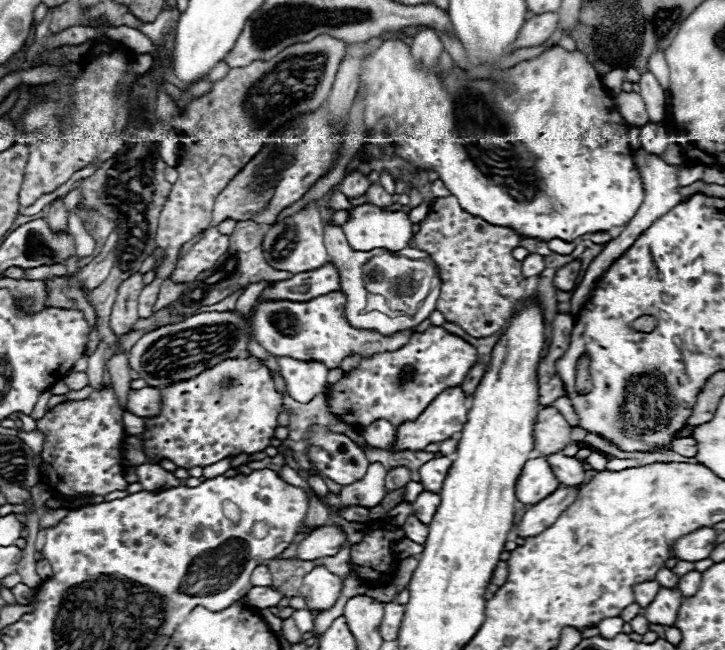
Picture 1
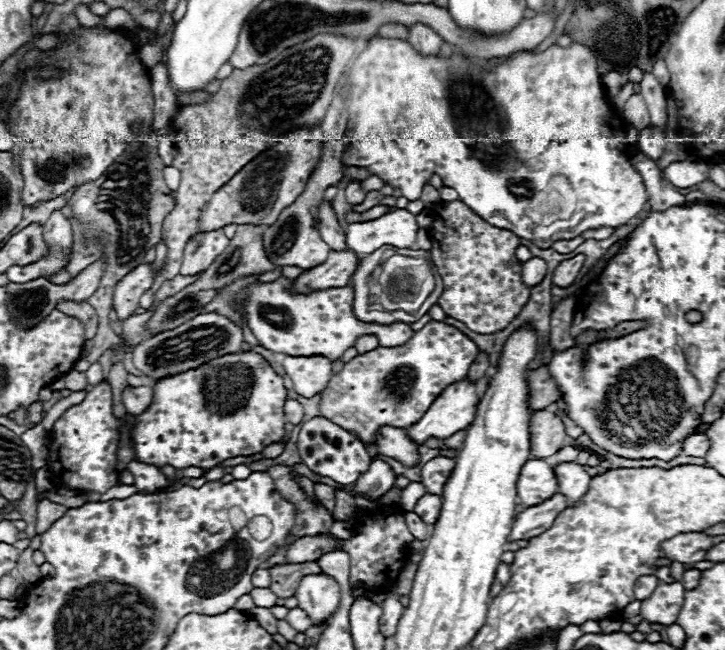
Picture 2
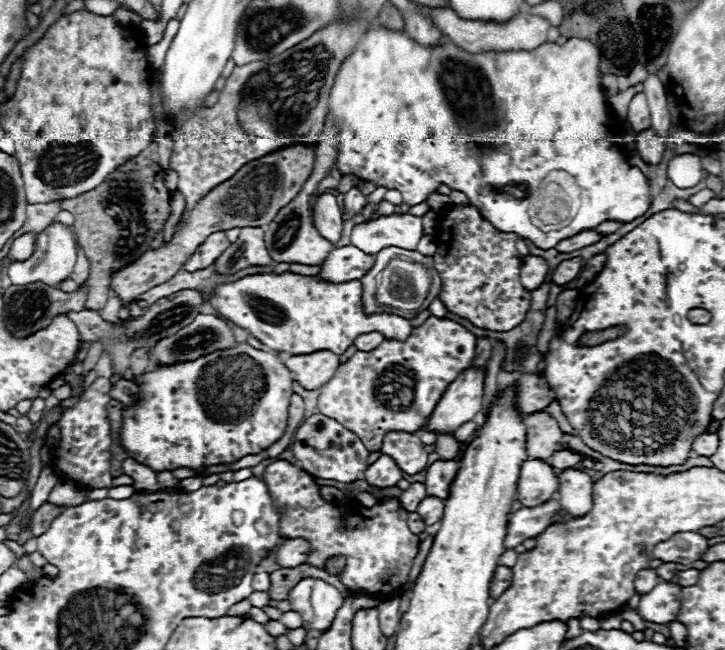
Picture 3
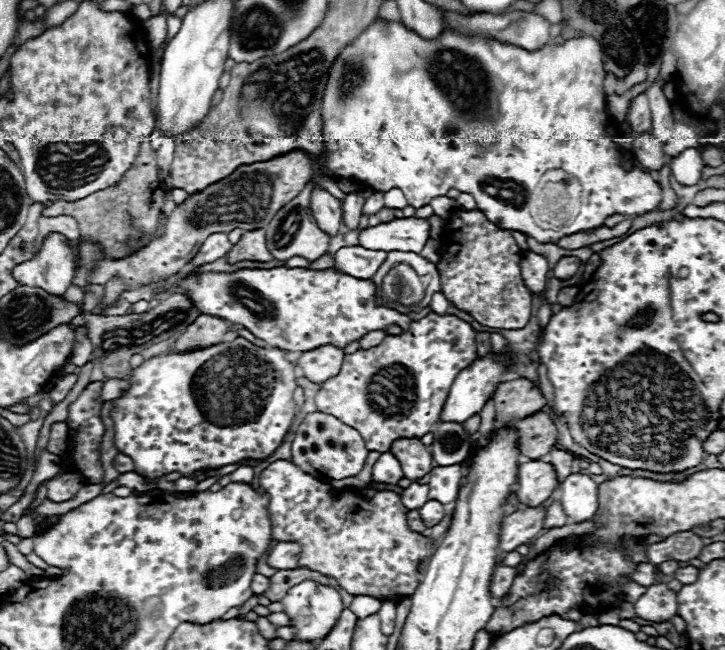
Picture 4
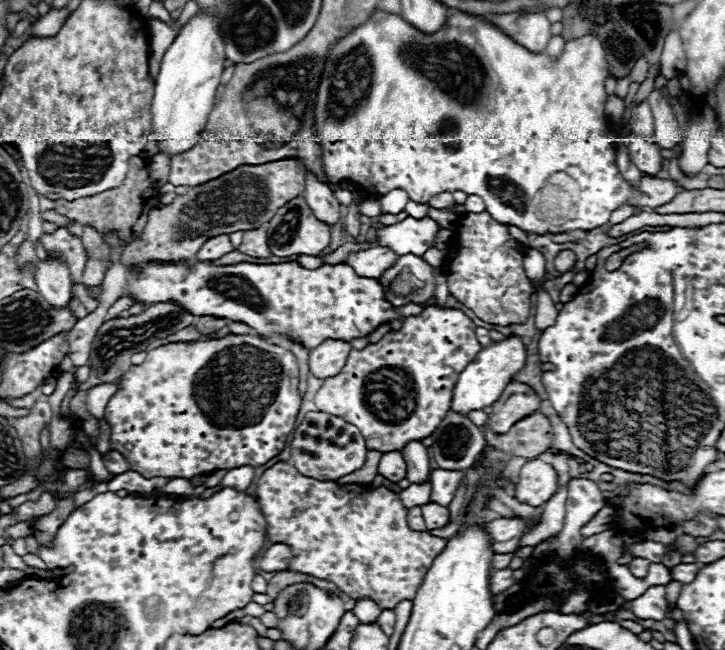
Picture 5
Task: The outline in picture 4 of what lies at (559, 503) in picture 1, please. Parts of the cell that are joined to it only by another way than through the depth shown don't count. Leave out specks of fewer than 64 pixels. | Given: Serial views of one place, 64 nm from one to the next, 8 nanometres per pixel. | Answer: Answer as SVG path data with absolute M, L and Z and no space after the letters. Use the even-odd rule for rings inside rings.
M540 506L540 508L530 508L524 512L514 512L514 514L506 516L500 522L498 550L500 552L512 552L518 546L526 544L528 540L534 540L542 530L544 514L546 514L546 508Z

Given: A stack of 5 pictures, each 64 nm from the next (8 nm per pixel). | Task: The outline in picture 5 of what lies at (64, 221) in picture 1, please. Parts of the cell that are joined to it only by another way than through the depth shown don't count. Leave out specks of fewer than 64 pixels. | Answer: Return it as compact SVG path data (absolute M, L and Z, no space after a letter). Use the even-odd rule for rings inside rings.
M56 260L38 262L34 276L36 276L38 290L48 300L48 304L52 304L54 308L66 308L70 304L72 280L64 264Z

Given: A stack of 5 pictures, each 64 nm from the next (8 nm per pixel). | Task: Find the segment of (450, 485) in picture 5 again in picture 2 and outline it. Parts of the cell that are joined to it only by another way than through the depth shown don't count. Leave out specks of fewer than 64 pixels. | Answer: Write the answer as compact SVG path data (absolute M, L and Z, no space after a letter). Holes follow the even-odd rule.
M434 458L422 466L422 484L428 494L442 496L444 484L450 478L450 472L454 470L456 460L454 458Z

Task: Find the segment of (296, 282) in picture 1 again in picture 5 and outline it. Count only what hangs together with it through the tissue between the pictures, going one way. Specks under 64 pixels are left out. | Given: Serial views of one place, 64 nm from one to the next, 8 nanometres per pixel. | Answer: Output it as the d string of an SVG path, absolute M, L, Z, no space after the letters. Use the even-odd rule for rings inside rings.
M374 246L370 250L352 254L344 260L344 264L352 266L358 276L364 278L380 278L382 272L386 272L394 262L398 260L398 254L386 246Z

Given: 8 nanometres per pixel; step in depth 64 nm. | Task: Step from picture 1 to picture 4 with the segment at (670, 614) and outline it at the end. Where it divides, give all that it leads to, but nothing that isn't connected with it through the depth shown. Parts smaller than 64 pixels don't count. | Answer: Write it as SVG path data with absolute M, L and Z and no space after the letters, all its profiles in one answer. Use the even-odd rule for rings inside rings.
M652 584L646 594L634 602L634 612L642 620L666 622L676 614L676 596L666 584Z

